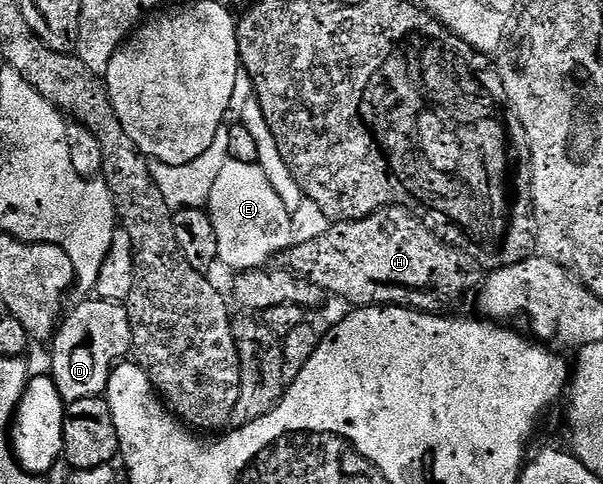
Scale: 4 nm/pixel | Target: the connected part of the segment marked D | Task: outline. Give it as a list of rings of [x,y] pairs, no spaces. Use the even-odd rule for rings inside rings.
[[[108,298],[80,303],[61,321],[50,348],[50,375],[66,404],[101,397],[114,366],[131,351],[131,324],[125,305]]]

